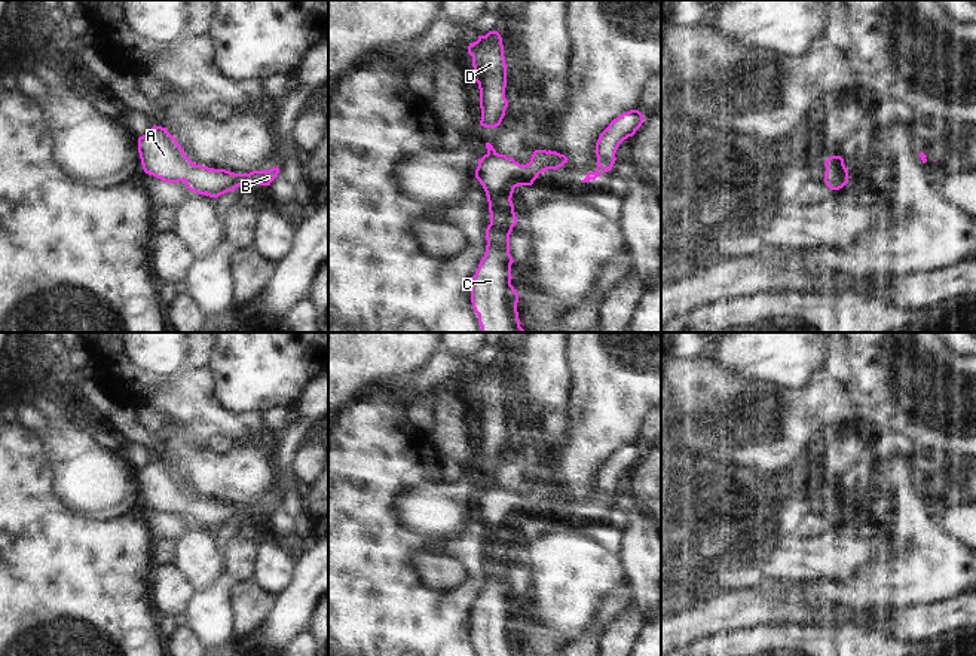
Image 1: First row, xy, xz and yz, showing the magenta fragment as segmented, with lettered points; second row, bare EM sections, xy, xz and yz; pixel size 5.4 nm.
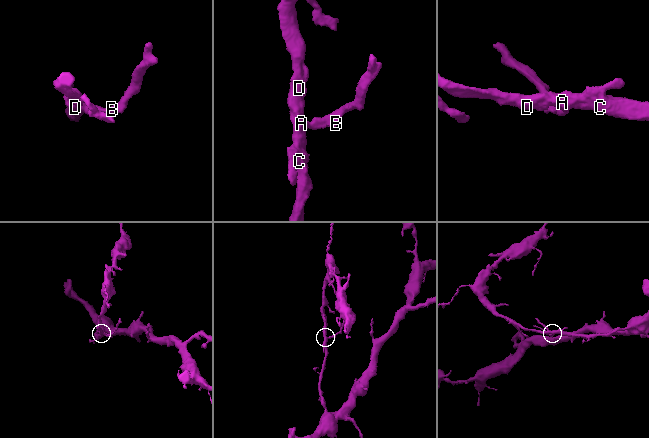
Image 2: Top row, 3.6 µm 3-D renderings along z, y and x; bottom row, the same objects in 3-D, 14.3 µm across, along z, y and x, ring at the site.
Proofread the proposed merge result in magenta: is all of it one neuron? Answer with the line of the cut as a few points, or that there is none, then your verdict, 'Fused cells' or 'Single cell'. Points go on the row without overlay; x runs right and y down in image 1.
No split. Single cell.

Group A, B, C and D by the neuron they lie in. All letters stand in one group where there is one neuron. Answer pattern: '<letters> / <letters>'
A B C D

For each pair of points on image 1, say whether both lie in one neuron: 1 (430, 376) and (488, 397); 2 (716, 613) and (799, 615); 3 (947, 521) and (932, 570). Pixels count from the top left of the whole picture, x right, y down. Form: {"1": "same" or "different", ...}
{"1": "same", "2": "same", "3": "different"}

